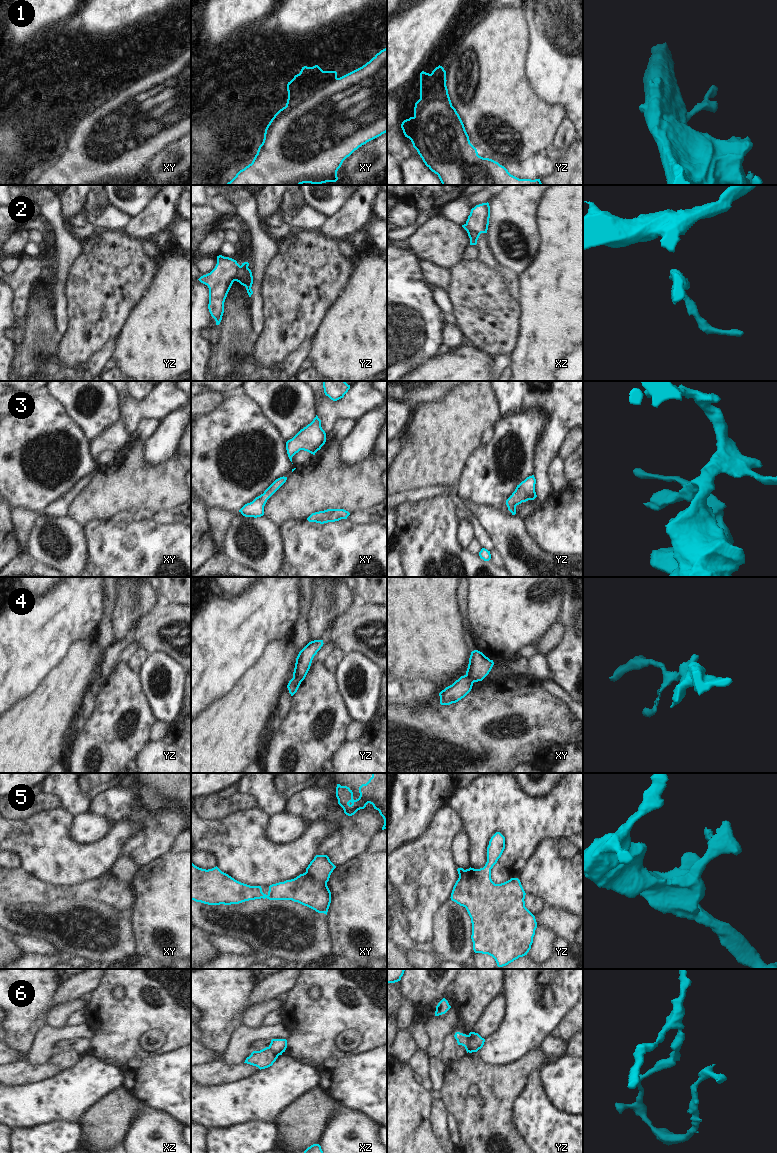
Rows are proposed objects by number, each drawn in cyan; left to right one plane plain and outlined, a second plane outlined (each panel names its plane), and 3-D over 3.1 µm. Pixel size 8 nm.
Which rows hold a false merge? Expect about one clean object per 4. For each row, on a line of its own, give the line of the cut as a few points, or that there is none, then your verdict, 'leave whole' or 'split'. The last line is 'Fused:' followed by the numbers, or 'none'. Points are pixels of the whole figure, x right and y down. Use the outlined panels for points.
1: no cut; leave whole
2: cut in yz along (247, 266), (241, 266), (238, 269), (234, 280); split
3: no cut; leave whole
4: cut in yz along (293, 676), (296, 676), (301, 681); split
5: cut in xy along (306, 871), (315, 880), (326, 883); split
6: cut in yz along (467, 1035), (468, 1051); split
Fused: 2, 4, 5, 6

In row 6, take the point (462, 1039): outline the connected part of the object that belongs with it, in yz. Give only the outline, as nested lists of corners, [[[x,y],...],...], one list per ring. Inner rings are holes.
[[[456,1032],[454,1035],[455,1039],[457,1040],[458,1045],[462,1045],[465,1047],[467,1053],[468,1053],[468,1035]]]

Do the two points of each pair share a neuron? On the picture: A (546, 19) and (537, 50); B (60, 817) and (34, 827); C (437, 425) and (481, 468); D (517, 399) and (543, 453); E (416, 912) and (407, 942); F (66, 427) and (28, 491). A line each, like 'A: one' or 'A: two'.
A: one
B: one
C: two
D: one
E: two
F: one

